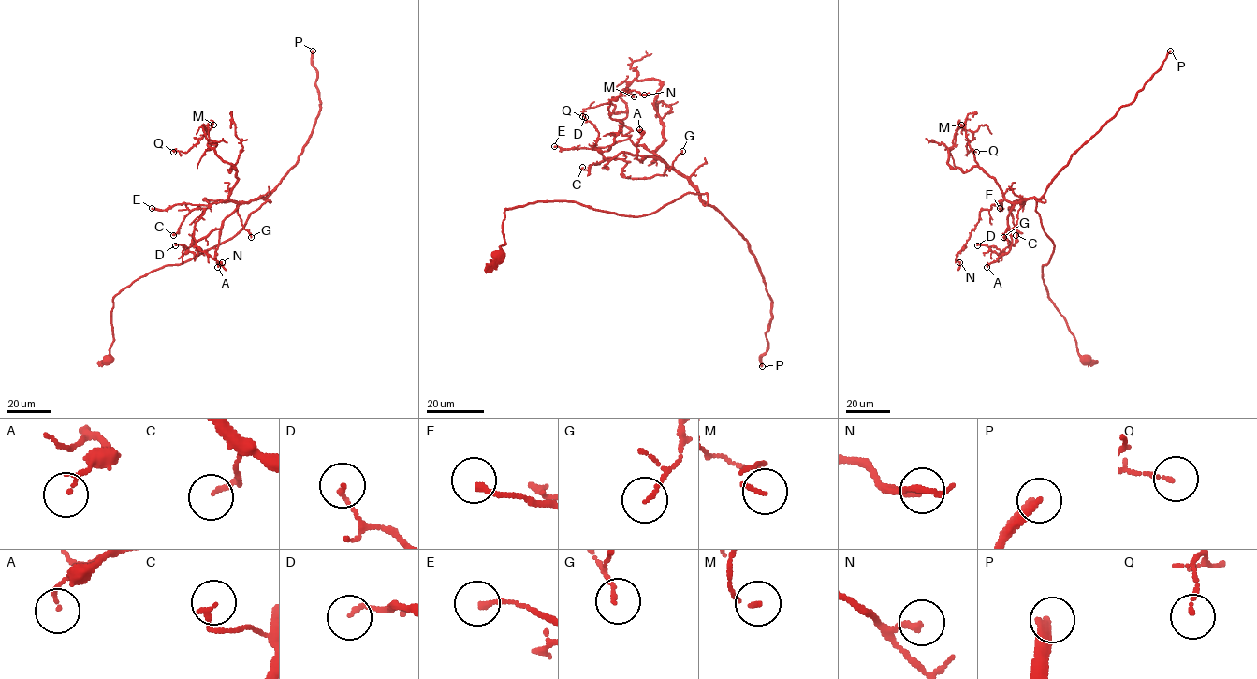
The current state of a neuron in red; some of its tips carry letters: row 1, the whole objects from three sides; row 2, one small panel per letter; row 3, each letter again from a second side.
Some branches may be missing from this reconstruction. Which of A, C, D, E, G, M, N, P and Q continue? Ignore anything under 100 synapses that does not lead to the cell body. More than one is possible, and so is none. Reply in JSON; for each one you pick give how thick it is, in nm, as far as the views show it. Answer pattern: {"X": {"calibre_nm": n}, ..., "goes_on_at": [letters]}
{"P": {"calibre_nm": 320}, "goes_on_at": ["P"]}

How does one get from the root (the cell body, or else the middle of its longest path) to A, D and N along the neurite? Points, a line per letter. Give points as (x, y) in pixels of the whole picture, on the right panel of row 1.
A: (1084, 359), (1043, 278), (1054, 250), (1036, 211), (1043, 198), (1014, 206), (1010, 249), (986, 267)
D: (1084, 359), (1043, 278), (1054, 250), (1036, 211), (1045, 199), (1014, 206), (1001, 253), (977, 245)
N: (1084, 359), (1043, 278), (1054, 250), (1036, 211), (1043, 198), (1004, 199), (982, 210), (957, 254), (959, 262)

